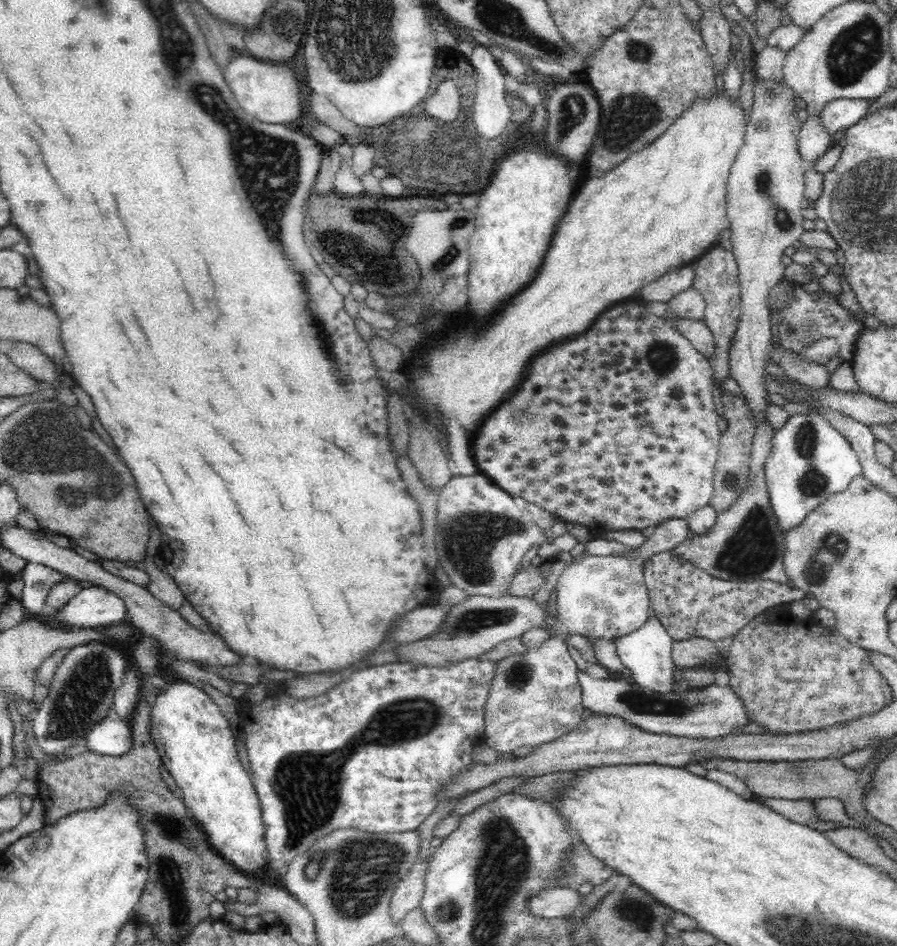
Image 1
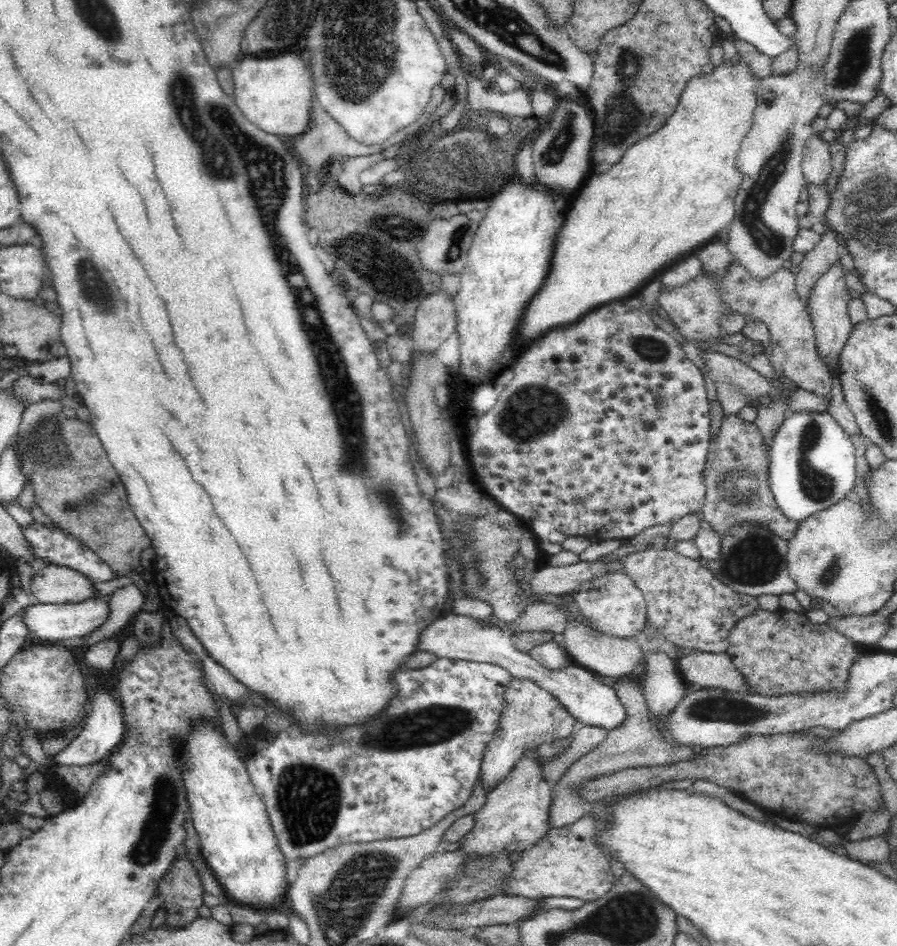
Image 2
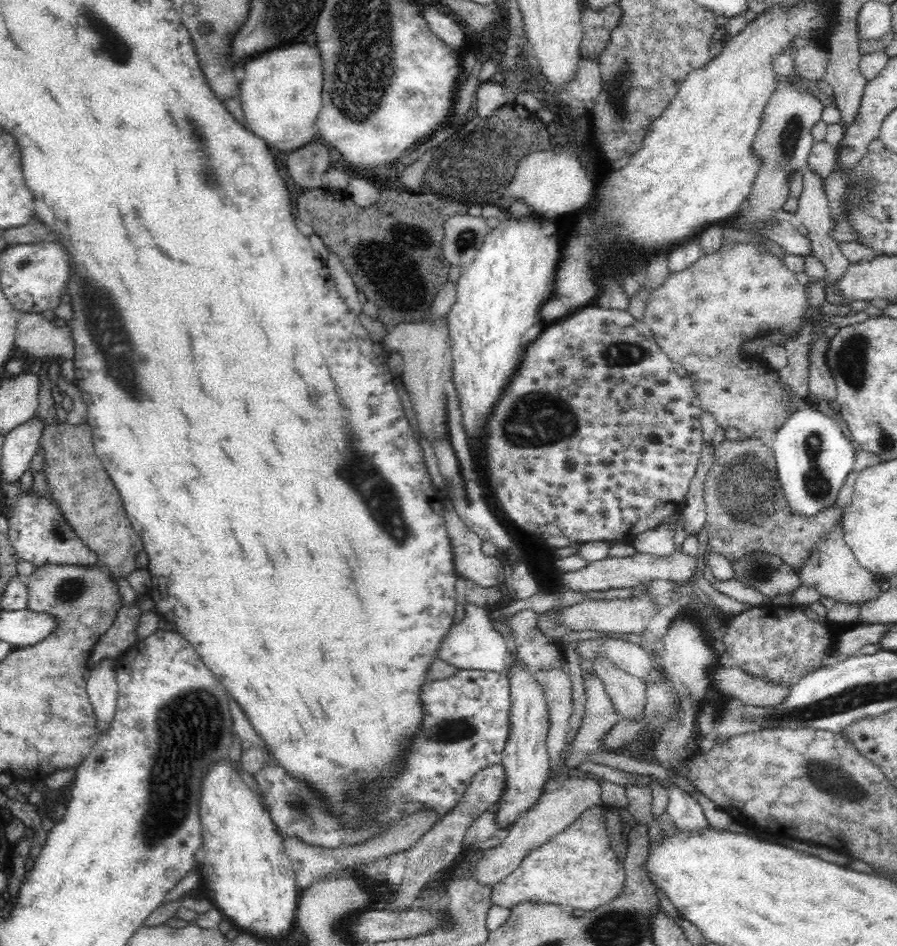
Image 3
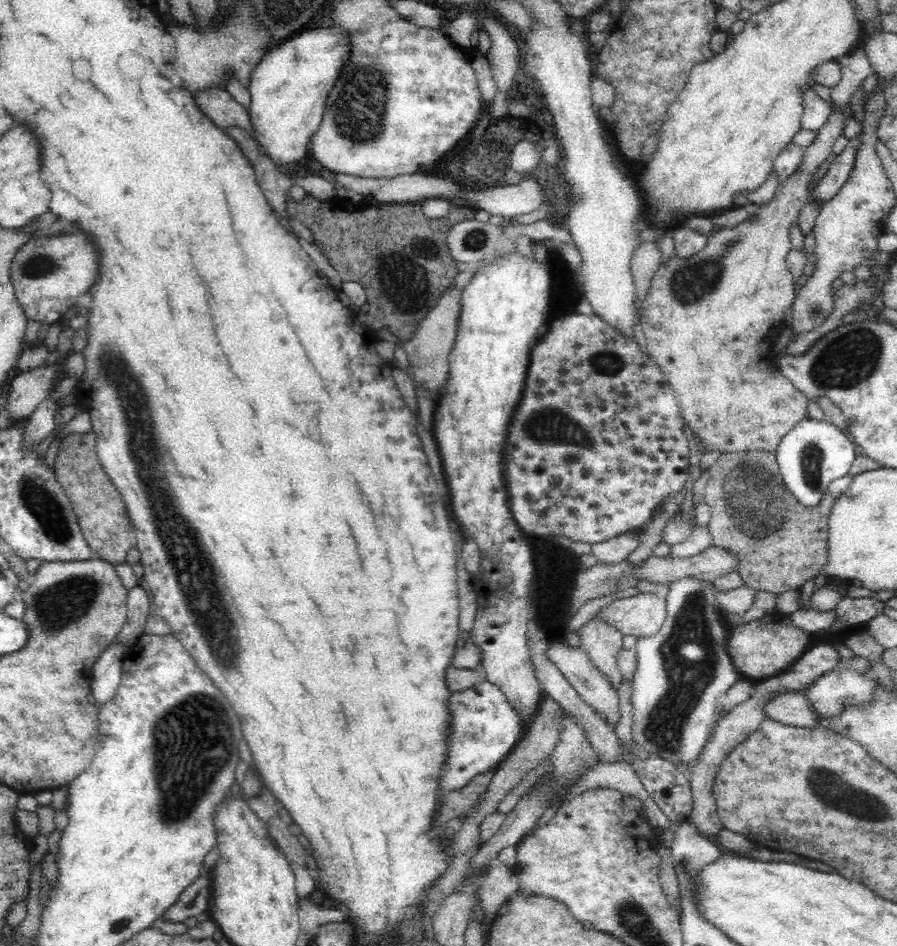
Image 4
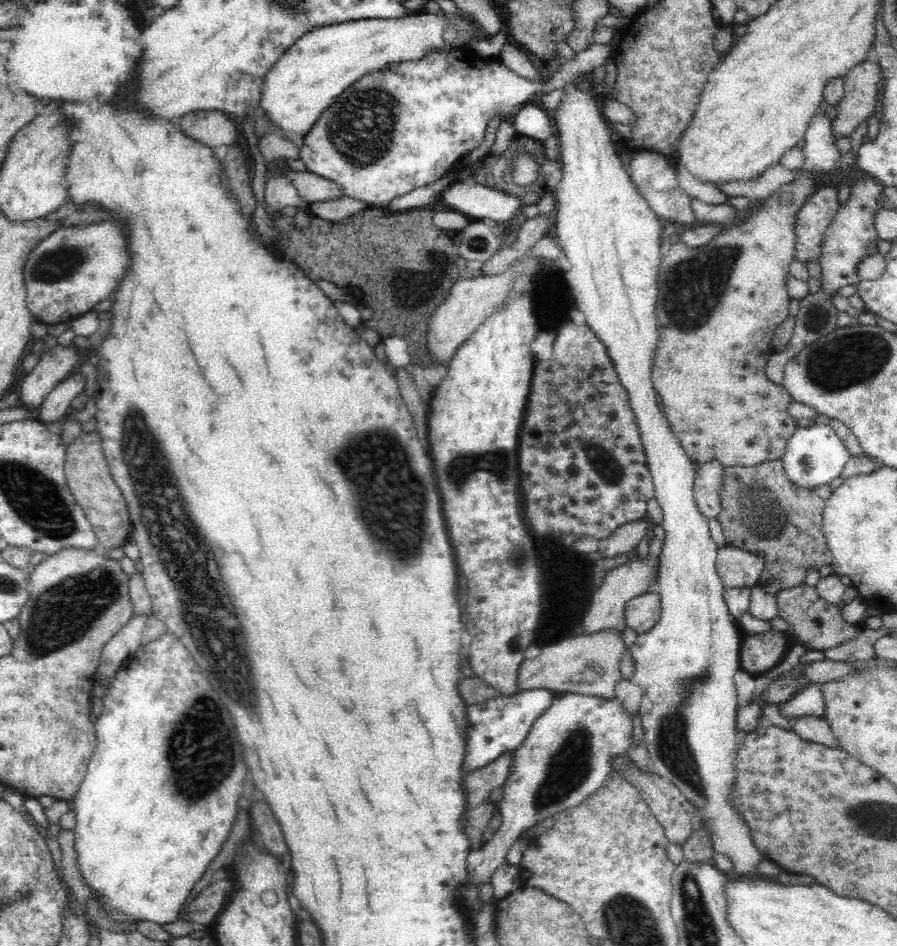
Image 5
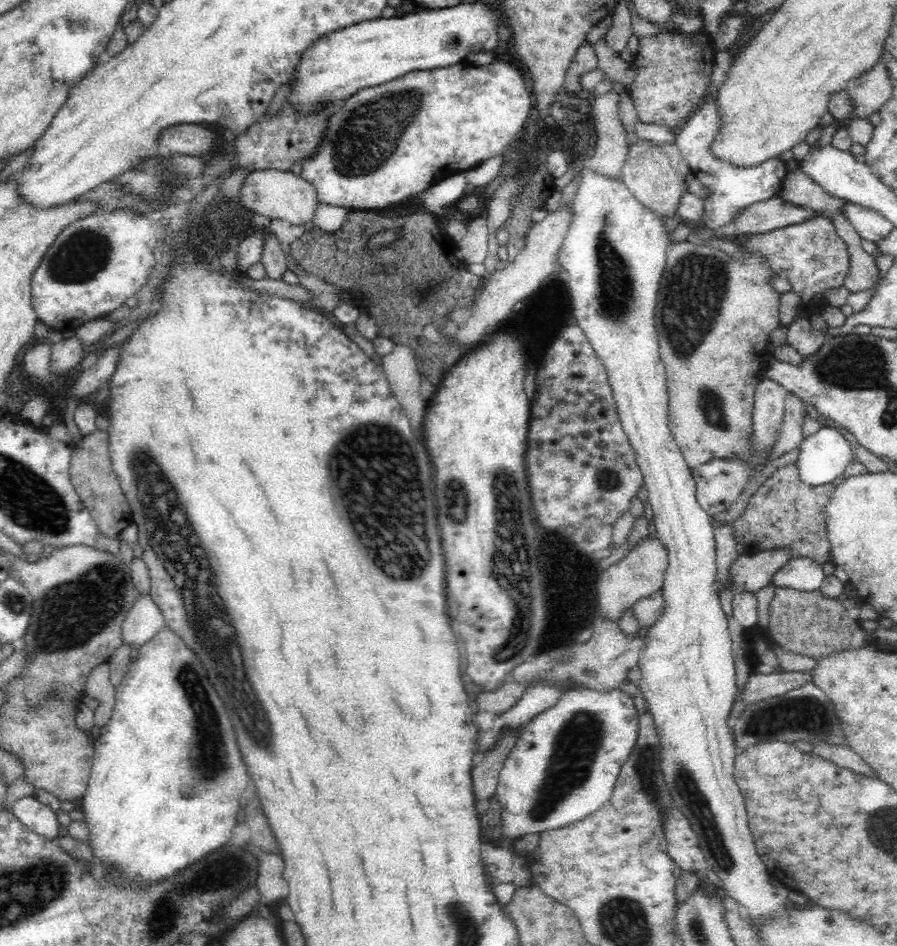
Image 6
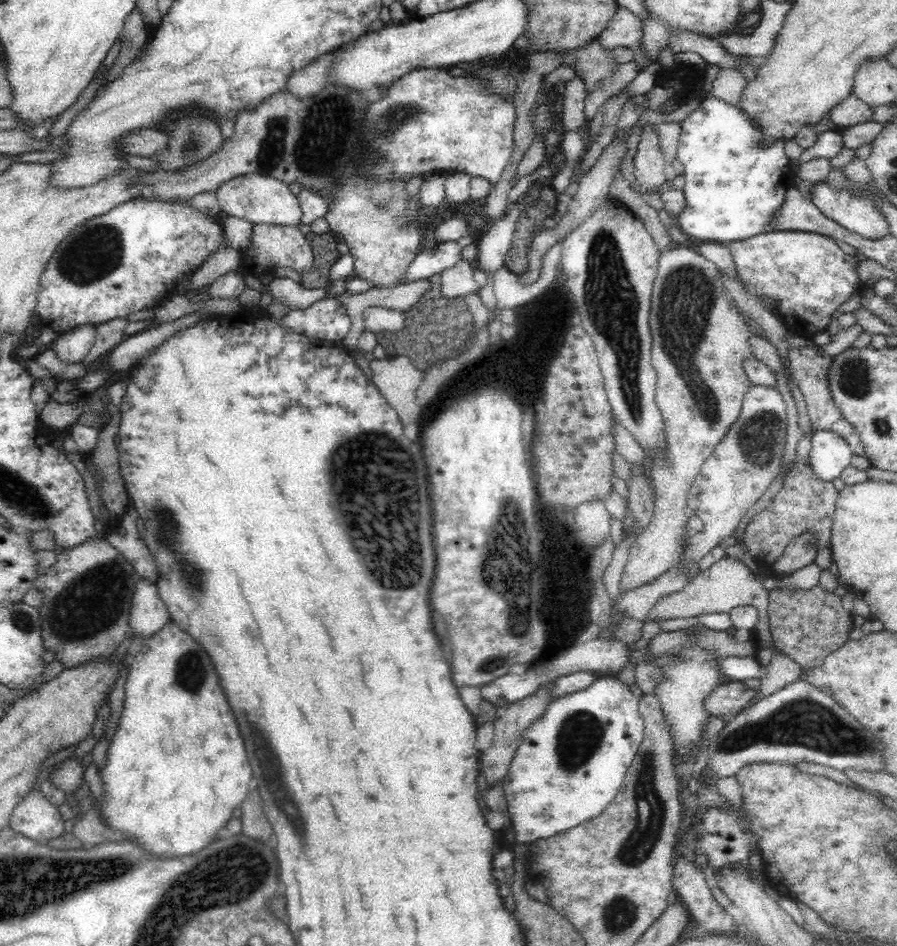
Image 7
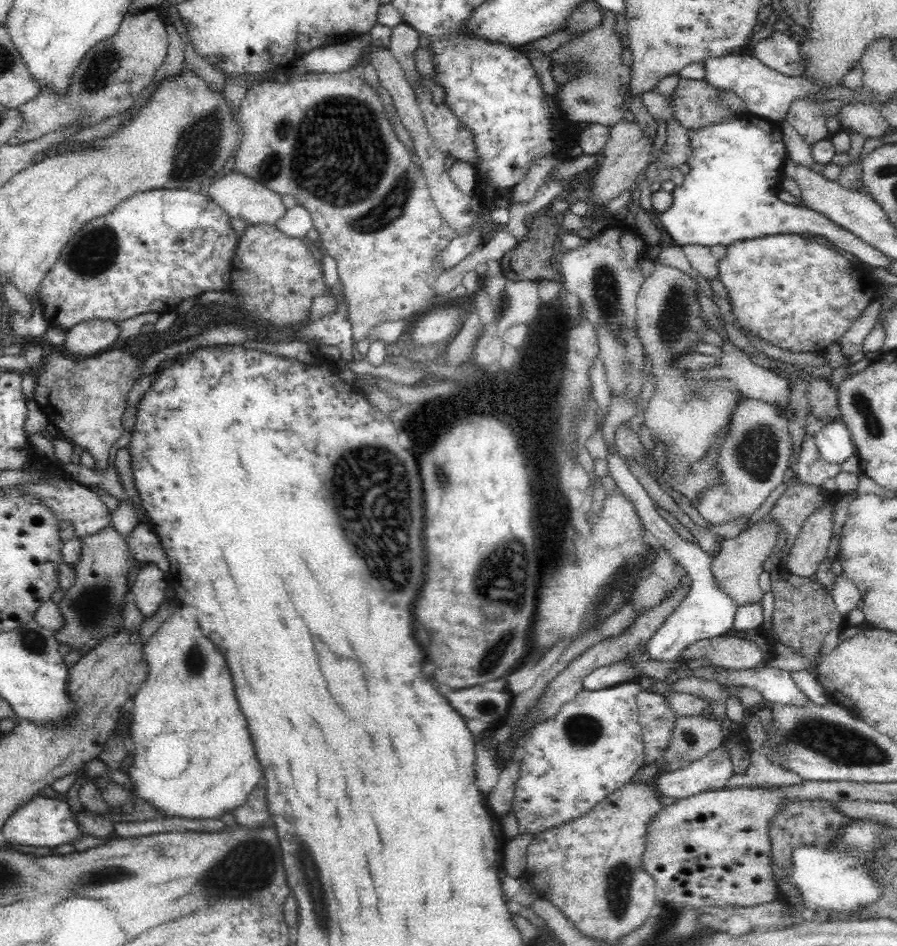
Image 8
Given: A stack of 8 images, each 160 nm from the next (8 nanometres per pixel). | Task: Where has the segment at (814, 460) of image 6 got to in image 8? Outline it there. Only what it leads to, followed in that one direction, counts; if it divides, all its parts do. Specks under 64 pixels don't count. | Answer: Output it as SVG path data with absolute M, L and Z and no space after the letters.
M841 417L827 424L815 435L815 443L823 460L841 464L855 453L851 432Z

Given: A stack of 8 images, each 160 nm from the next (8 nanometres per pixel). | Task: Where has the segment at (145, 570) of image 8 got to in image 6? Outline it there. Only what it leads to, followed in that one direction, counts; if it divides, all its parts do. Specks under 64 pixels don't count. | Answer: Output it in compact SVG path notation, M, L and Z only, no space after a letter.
M140 594L122 623L123 644L144 644L165 627L160 607L150 594Z

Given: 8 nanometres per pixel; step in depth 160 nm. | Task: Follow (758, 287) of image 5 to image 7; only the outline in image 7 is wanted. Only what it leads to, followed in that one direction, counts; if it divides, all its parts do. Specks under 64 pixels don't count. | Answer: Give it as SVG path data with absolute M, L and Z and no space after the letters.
M690 248L666 250L658 256L658 270L652 280L648 326L652 339L650 350L652 368L656 372L654 403L662 415L664 444L654 450L652 479L655 485L655 512L648 527L642 530L630 547L627 563L621 576L620 591L644 586L662 576L681 557L686 542L686 524L690 517L687 496L698 476L702 464L716 449L716 445L730 425L740 416L743 396L752 387L742 369L742 360L752 359L752 347L748 345L748 328L742 316L736 312L724 296L724 285L718 267L696 254Z

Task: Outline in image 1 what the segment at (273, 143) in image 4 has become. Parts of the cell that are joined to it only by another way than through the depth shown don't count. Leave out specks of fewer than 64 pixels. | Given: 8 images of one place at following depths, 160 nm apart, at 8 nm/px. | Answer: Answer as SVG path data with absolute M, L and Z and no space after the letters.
M242 53L227 64L223 77L233 92L238 105L248 115L262 121L264 124L298 125L302 114L300 87L292 67L286 64L270 64L259 61L254 56Z

